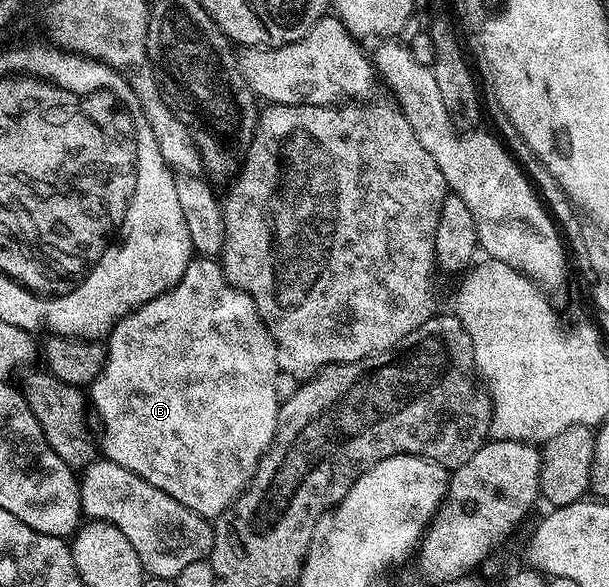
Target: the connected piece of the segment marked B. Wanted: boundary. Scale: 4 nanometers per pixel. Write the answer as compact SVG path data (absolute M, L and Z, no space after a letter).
M198 255L188 263L184 275L175 283L172 289L169 289L164 295L160 295L156 299L144 303L139 309L132 311L124 319L120 319L116 322L114 328L110 330L108 336L105 338L104 344L106 347L106 362L104 363L104 367L100 371L98 378L96 378L88 387L88 401L92 406L92 413L94 411L95 415L98 416L99 423L102 424L102 447L100 443L101 456L110 460L112 463L118 463L121 467L126 467L128 471L132 471L138 476L142 476L144 480L147 480L153 487L158 487L160 491L164 491L165 495L170 495L172 499L176 499L177 503L183 504L186 508L190 508L196 515L202 518L216 519L240 494L242 494L246 484L248 484L251 477L254 476L254 472L258 470L258 463L261 461L262 456L265 455L266 450L270 448L270 444L274 438L274 432L276 431L276 423L278 422L278 406L280 404L276 391L276 379L280 372L278 368L278 348L272 339L272 335L268 331L268 327L262 321L262 316L256 307L256 303L247 293L240 291L236 287L232 287L228 283L228 279L224 275L221 264L219 264L217 260L211 259L209 256Z

